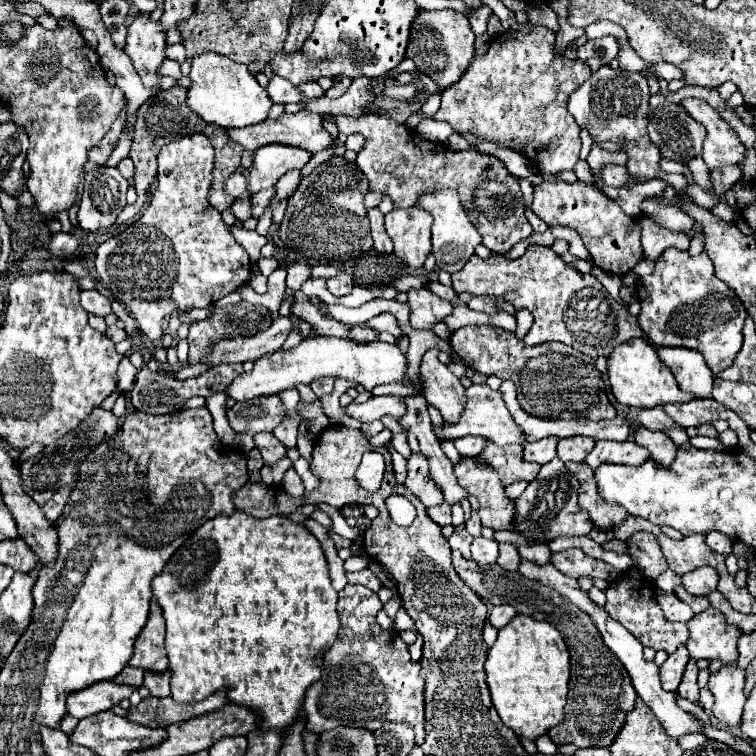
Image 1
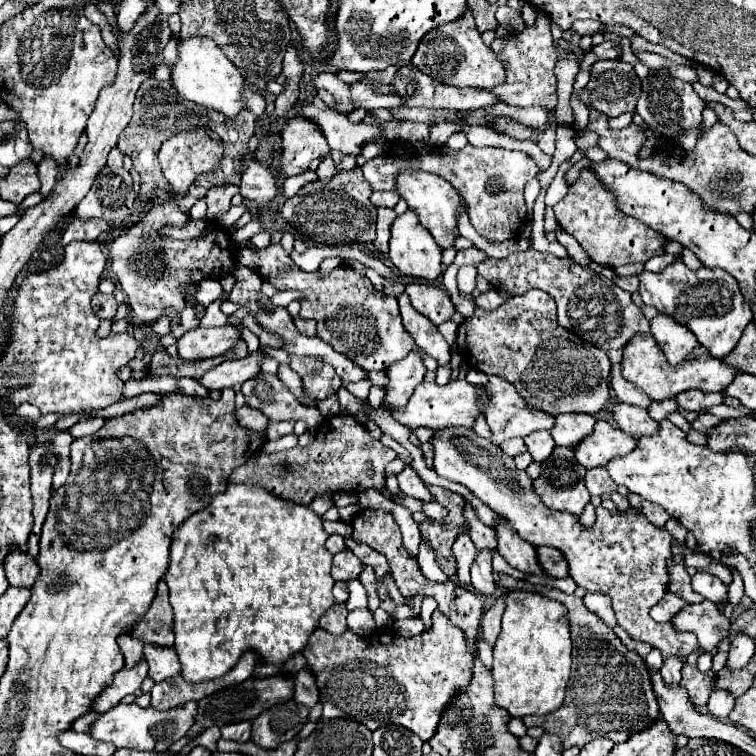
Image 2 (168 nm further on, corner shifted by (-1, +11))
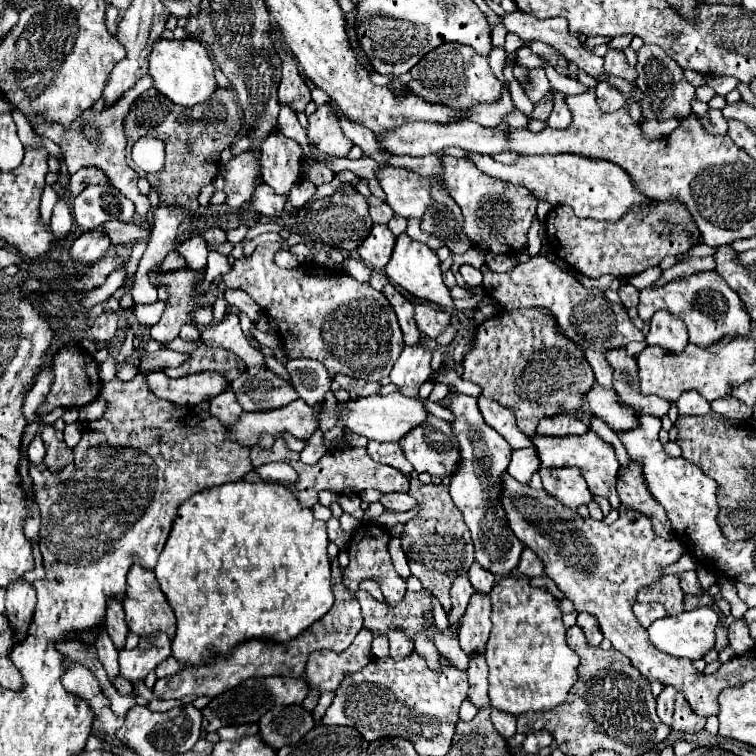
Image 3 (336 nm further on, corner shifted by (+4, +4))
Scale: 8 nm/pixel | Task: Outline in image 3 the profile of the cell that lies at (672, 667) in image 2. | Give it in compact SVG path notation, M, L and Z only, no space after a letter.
M665 686L663 692L657 696L657 716L661 718L663 724L671 726L673 724L673 702L675 702L675 688Z

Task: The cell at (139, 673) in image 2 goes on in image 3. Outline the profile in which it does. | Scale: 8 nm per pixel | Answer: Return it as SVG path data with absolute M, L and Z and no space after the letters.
M165 634L145 636L145 638L141 638L141 642L135 650L119 652L119 664L121 664L119 676L129 680L131 684L137 684L137 682L145 680L145 676L151 670L155 670L155 666L169 656L171 656L171 642Z

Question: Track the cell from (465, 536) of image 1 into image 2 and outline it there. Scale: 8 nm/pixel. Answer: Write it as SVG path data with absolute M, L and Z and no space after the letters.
M458 537L458 541L454 543L454 557L458 563L458 571L456 571L456 581L462 587L470 585L470 565L476 559L476 549L474 543L470 541L470 537Z

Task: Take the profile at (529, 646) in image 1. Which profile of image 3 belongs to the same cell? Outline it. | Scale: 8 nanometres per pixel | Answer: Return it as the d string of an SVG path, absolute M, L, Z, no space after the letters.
M509 576L509 578L503 578L499 580L493 590L491 590L491 602L493 602L493 630L491 630L491 636L489 636L489 642L487 642L487 662L489 662L489 698L491 698L491 706L495 710L501 710L501 712L507 712L511 716L519 716L519 714L525 714L525 712L547 712L547 710L553 710L555 706L563 704L565 698L567 698L567 692L569 688L573 686L573 682L577 680L577 666L579 666L579 656L569 648L569 644L565 642L565 624L561 620L561 610L557 608L557 600L545 590L545 588L533 588L529 586L527 578L517 578L517 576Z

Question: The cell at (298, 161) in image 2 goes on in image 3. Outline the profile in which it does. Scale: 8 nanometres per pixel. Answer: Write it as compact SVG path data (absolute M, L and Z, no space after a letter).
M327 104L319 106L317 112L309 116L307 138L327 156L347 156L353 146L353 142L343 136L337 116L333 116L333 110L329 110Z

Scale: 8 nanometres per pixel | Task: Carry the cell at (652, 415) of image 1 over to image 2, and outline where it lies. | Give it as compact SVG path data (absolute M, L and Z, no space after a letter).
M620 363L612 365L612 369L610 369L610 385L612 385L616 397L618 397L620 401L624 401L624 403L630 403L630 405L648 407L652 399L650 399L642 389L638 389L638 387L632 385L630 381L626 381L620 371L622 371L622 369L620 369Z

